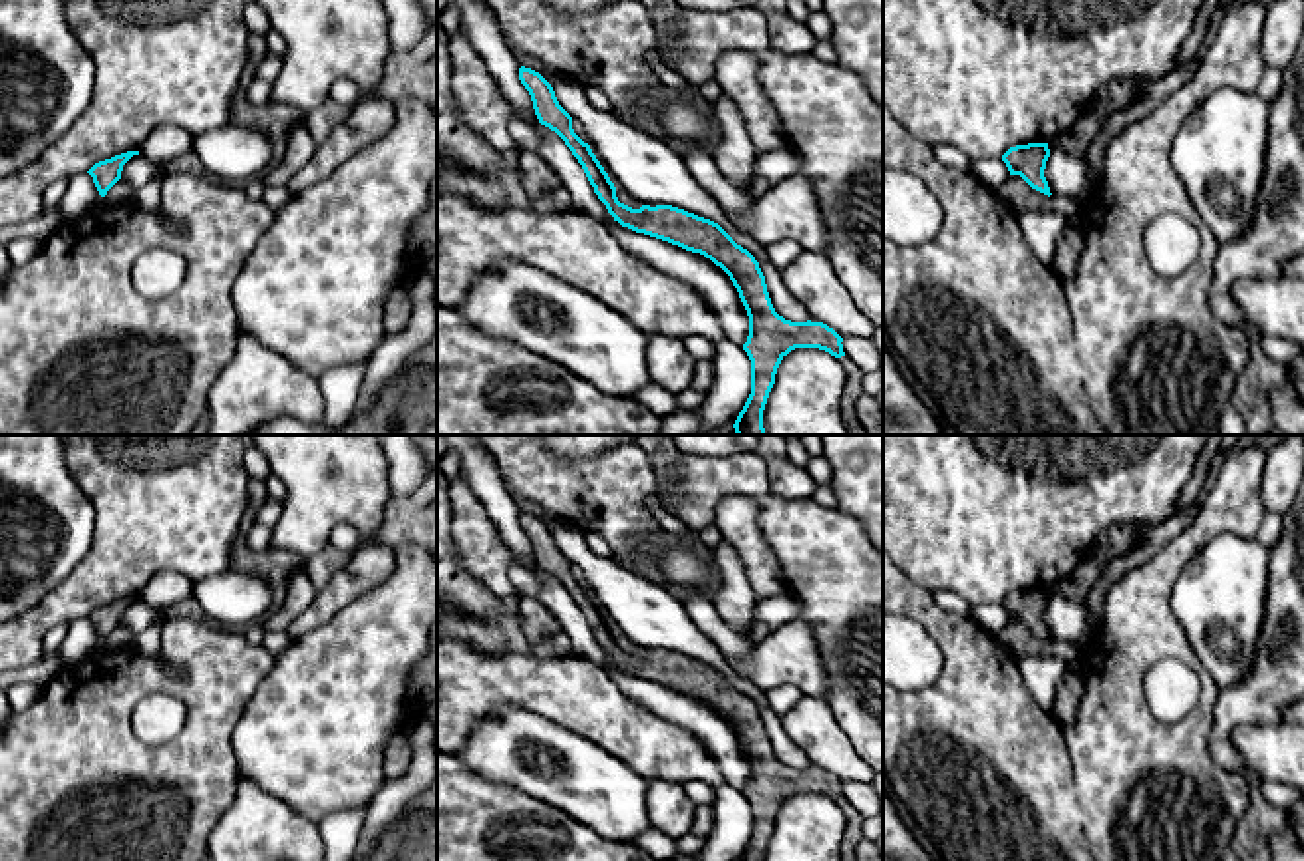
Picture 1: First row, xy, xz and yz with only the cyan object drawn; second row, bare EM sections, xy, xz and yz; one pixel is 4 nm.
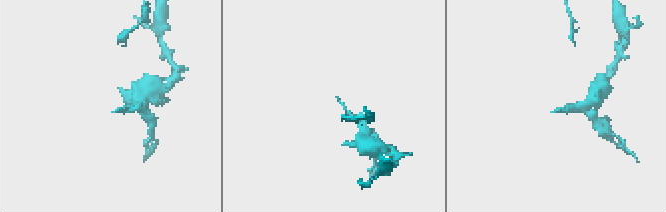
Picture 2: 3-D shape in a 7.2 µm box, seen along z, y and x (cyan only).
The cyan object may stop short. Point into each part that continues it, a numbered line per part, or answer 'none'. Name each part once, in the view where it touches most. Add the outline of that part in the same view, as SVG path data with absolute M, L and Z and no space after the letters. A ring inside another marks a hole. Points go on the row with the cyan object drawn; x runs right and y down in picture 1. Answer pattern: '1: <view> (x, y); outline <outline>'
none

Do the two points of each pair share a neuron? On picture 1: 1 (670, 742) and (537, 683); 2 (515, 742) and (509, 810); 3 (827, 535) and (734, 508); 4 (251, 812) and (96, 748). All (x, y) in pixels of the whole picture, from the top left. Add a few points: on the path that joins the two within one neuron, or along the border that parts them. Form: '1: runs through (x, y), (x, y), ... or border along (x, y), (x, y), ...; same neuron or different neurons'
1: runs through (637, 736), (571, 690); same neuron
2: border along (468, 768), (486, 778), (511, 784), (553, 806); different neurons
3: border along (724, 496), (758, 504), (760, 531), (776, 559); different neurons
4: border along (241, 778), (231, 806), (205, 840); different neurons

